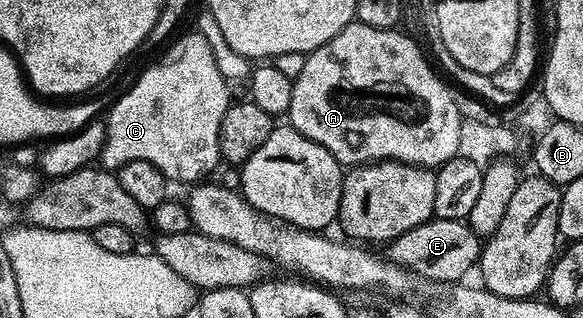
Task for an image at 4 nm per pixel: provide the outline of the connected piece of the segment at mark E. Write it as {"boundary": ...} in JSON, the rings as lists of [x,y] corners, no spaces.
{"boundary":[[[437,218],[418,224],[418,228],[410,228],[410,232],[402,232],[394,241],[387,243],[386,257],[389,262],[402,268],[412,270],[420,278],[428,278],[432,282],[459,283],[468,269],[477,265],[482,249],[481,235],[469,228],[467,221],[458,218]]]}

